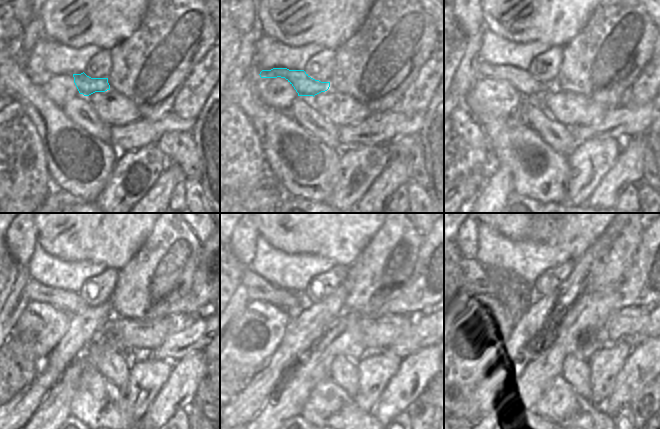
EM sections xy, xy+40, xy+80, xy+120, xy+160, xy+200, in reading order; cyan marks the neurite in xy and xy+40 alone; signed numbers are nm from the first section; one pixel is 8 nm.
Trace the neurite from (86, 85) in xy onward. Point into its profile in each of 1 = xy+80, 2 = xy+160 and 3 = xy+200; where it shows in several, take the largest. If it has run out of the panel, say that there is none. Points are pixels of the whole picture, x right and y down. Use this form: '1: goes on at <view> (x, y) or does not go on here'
1: goes on at xy+80 (522, 80)
2: goes on at xy+160 (258, 288)
3: goes on at xy+200 (476, 284)

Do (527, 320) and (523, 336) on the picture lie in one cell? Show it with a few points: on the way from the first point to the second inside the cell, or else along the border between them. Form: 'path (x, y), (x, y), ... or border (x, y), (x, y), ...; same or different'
path (527, 324), (523, 332); same

